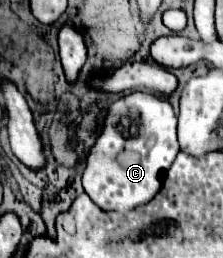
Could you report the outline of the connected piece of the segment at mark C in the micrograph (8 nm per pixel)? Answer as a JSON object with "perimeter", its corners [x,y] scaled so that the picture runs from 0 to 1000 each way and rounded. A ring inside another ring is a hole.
{"perimeter":[[[650,353],[552,368],[480,415],[444,531],[399,578],[372,733],[471,818],[578,818],[704,756],[794,593],[794,446],[767,399],[740,376]]]}

